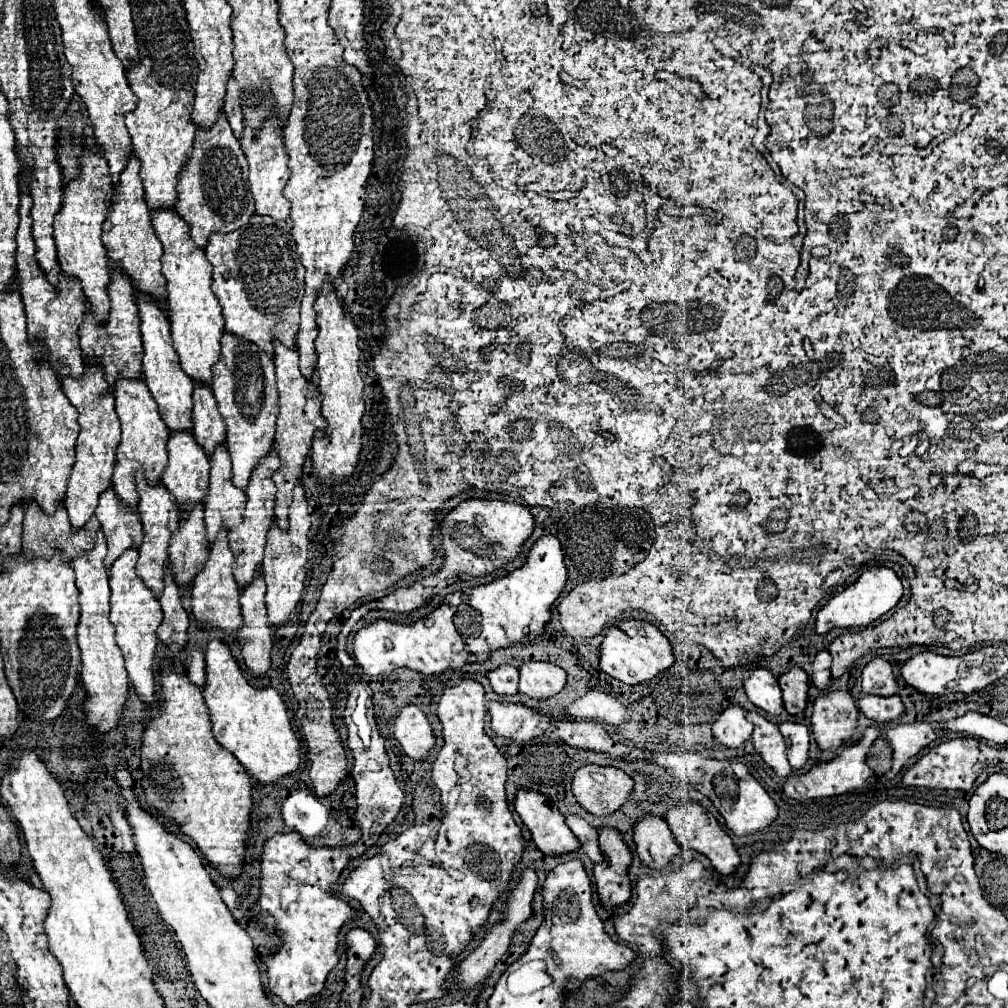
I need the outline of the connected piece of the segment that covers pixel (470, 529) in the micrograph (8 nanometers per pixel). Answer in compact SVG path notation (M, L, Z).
M466 500L462 502L456 510L452 510L444 522L440 524L440 538L442 538L442 548L444 548L444 566L438 574L430 576L430 578L422 578L418 582L414 582L410 588L398 588L394 594L364 604L360 608L356 608L352 612L352 616L348 618L342 634L338 640L348 638L350 630L352 630L352 622L362 620L368 610L388 610L388 612L396 612L396 614L412 614L414 610L426 606L426 602L430 598L434 598L440 590L444 590L446 586L454 584L456 580L464 580L464 578L480 578L486 574L492 574L500 568L504 568L510 560L518 558L518 554L522 552L524 542L530 538L530 534L536 528L536 520L530 514L530 510L526 506L520 506L516 502L498 502L498 500Z

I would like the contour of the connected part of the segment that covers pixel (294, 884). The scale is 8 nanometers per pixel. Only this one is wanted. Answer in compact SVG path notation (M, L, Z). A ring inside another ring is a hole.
M288 832L288 834L276 834L274 838L270 838L266 844L264 844L264 858L262 858L262 896L260 896L260 908L266 912L266 914L270 914L272 918L274 918L274 924L276 924L276 932L280 934L280 938L282 938L282 948L274 954L274 956L270 956L270 958L266 958L264 960L264 964L266 964L266 970L268 970L268 988L270 988L270 992L272 994L276 994L278 998L282 998L282 1002L284 1004L288 1004L288 1006L296 1006L298 1002L306 1002L306 1000L310 1000L312 996L318 996L322 990L324 990L324 982L326 982L326 978L328 978L328 974L330 974L330 970L338 964L338 956L336 956L336 952L338 952L338 934L340 934L340 928L344 926L344 924L348 924L348 922L352 922L352 920L356 920L356 918L360 918L360 914L338 894L338 888L334 888L336 884L338 884L338 878L340 878L340 874L344 872L344 868L348 866L348 862L352 860L352 858L358 858L358 856L362 856L362 854L358 854L358 844L352 844L352 846L344 846L344 848L312 848L312 846L308 846L308 844L304 844L304 840L296 834L296 832Z

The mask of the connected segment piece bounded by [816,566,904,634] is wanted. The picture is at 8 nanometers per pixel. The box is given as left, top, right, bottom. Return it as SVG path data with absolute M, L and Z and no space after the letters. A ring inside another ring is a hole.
M870 566L862 572L862 576L828 600L828 604L818 612L816 616L816 632L826 634L832 628L866 628L878 618L882 618L886 612L890 612L902 598L902 582L894 574L892 568L886 566Z

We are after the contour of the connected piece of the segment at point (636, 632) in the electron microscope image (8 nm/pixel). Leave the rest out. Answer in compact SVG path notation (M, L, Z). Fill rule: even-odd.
M624 620L618 626L606 630L604 642L600 646L600 668L608 676L628 686L636 686L666 672L672 664L674 664L674 654L668 644L668 638L654 624L646 620Z

